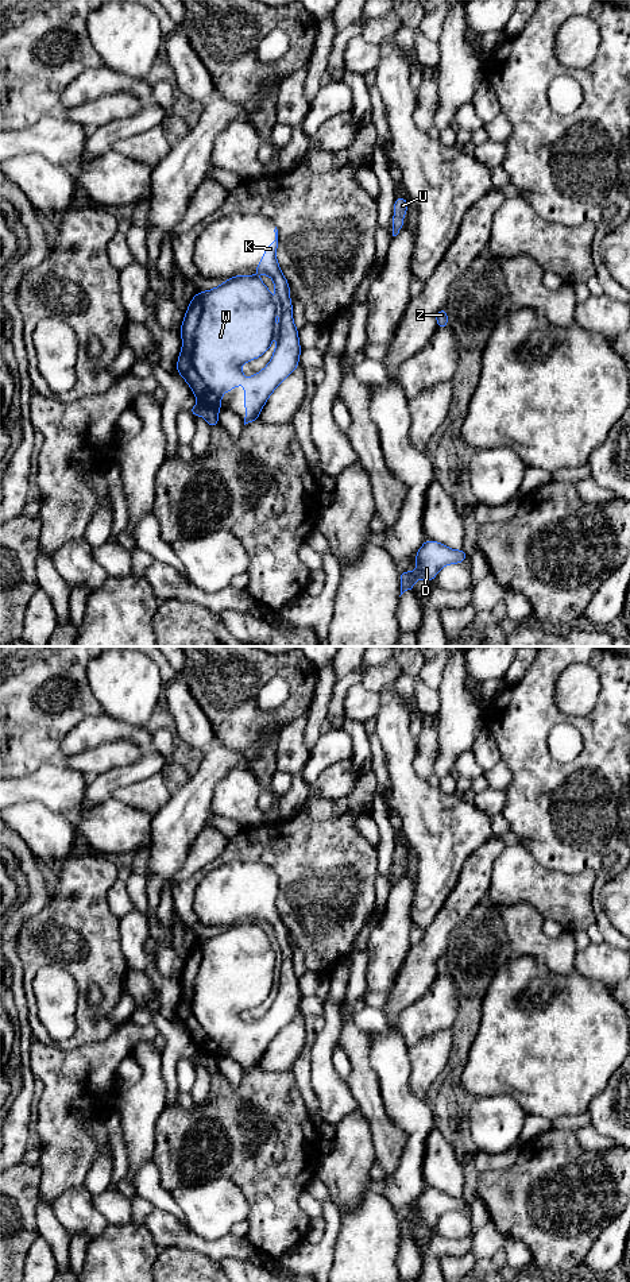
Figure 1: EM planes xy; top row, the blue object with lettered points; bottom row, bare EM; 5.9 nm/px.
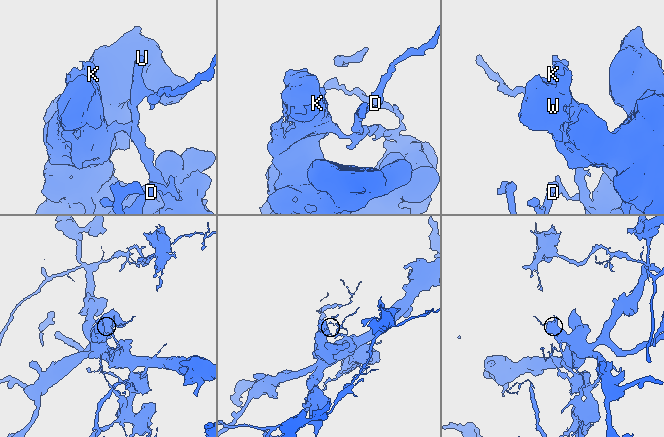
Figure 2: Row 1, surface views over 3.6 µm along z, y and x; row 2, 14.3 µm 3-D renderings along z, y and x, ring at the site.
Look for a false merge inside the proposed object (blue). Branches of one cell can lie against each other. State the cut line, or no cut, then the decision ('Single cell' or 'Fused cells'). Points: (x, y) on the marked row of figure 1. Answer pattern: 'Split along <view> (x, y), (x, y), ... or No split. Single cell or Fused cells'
Split along xy (198, 401), (217, 410). Fused cells

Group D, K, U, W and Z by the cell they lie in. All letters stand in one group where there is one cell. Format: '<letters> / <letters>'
D U Z / K W

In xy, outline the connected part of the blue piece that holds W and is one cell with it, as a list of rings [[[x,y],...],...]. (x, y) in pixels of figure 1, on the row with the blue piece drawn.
[[[278,229],[275,240],[267,246],[260,263],[254,267],[256,273],[267,274],[275,283],[275,291],[281,301],[281,325],[278,331],[277,350],[270,363],[256,375],[243,381],[241,364],[262,356],[270,347],[274,329],[275,304],[266,285],[256,275],[236,275],[212,290],[198,291],[189,302],[183,323],[181,324],[182,350],[177,360],[177,372],[188,382],[198,402],[217,410],[221,406],[221,395],[233,387],[244,385],[244,408],[247,414],[244,425],[259,420],[259,413],[271,393],[299,364],[301,345],[298,329],[293,321],[293,305],[289,282],[282,274],[275,251],[278,248]]]

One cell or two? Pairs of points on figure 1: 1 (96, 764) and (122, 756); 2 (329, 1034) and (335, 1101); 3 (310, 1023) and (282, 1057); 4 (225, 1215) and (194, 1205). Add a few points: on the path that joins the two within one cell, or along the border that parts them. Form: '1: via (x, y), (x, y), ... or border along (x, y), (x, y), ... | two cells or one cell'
1: via (103, 757), (115, 756) | one cell
2: via (324, 1050), (324, 1080), (327, 1085) | one cell
3: border along (305, 1016), (305, 1042), (294, 1061) | two cells
4: via (217, 1208), (203, 1205) | one cell

